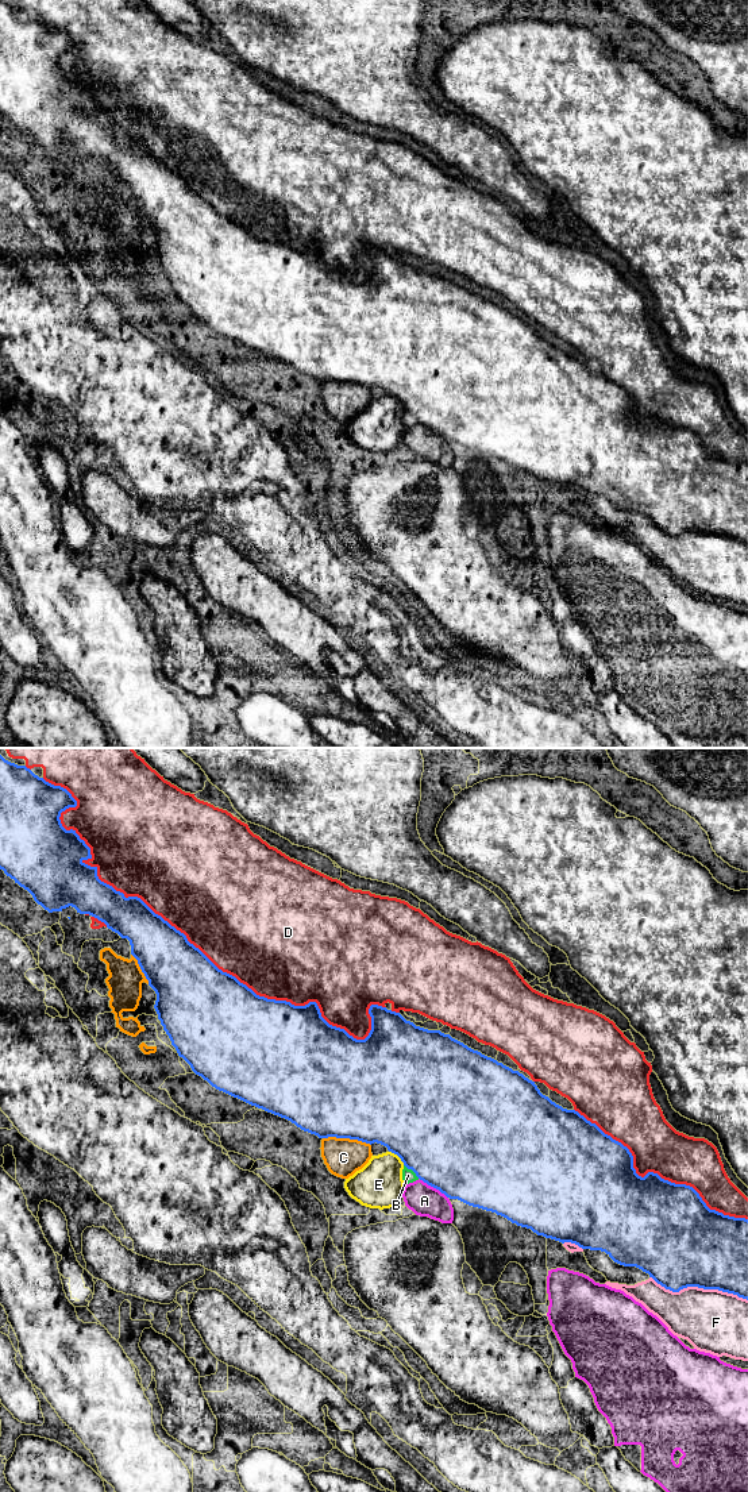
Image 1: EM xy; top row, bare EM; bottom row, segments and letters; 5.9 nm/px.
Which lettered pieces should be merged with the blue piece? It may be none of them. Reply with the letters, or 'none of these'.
B

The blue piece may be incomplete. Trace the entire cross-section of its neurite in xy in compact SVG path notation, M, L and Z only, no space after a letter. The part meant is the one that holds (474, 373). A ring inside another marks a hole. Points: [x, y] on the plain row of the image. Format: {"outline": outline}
{"outline": "M0 0L0 113L14 123L15 127L27 134L34 144L49 157L62 155L72 150L77 157L97 162L104 166L108 173L130 185L131 198L138 204L142 216L149 224L149 230L157 238L154 252L171 289L176 292L178 300L190 309L192 315L207 324L212 331L251 350L285 362L301 374L315 378L319 382L336 381L358 383L370 389L374 386L381 388L386 390L389 396L397 398L404 406L402 424L405 429L420 423L450 443L458 443L469 450L496 456L517 470L531 473L537 479L562 487L571 486L582 493L605 496L614 506L641 513L658 528L672 536L679 536L687 531L698 531L703 533L718 533L748 544L748 463L734 462L710 454L699 437L690 429L671 427L653 416L648 416L644 421L639 420L633 412L633 400L626 390L605 378L595 367L587 365L578 355L563 352L552 346L540 336L535 325L529 324L518 315L513 315L502 307L469 292L450 278L416 270L413 266L406 265L400 257L378 248L371 248L369 252L371 274L365 284L356 284L344 273L329 269L321 261L316 246L309 246L305 250L294 250L286 244L267 243L257 239L235 220L219 213L198 192L188 185L184 177L171 170L161 159L155 158L140 142L126 142L123 136L116 135L112 130L99 123L97 111L90 111L84 107L92 103L90 92L80 82L76 74L66 74L59 63L62 55L76 50L77 45L66 32L54 30L35 19L26 9L18 9Z"}

